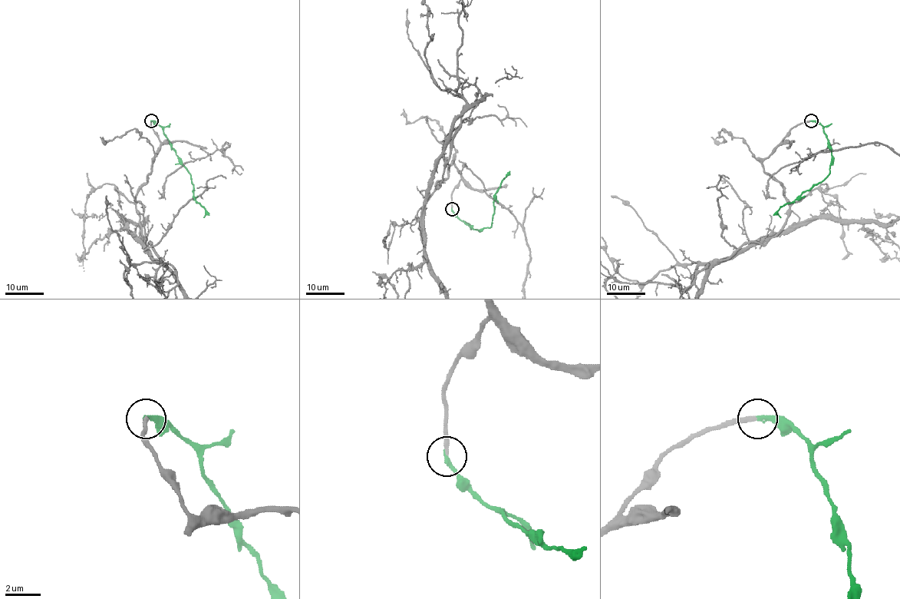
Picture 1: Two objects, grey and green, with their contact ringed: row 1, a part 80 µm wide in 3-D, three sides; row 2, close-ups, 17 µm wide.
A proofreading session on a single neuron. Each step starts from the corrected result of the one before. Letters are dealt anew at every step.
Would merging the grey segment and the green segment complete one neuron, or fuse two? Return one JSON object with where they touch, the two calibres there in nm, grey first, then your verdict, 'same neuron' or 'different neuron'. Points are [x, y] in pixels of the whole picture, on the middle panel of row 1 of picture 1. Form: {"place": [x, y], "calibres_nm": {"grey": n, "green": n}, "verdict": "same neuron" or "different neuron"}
{"place": [452, 209], "calibres_nm": {"grey": 240, "green": 240}, "verdict": "same neuron"}

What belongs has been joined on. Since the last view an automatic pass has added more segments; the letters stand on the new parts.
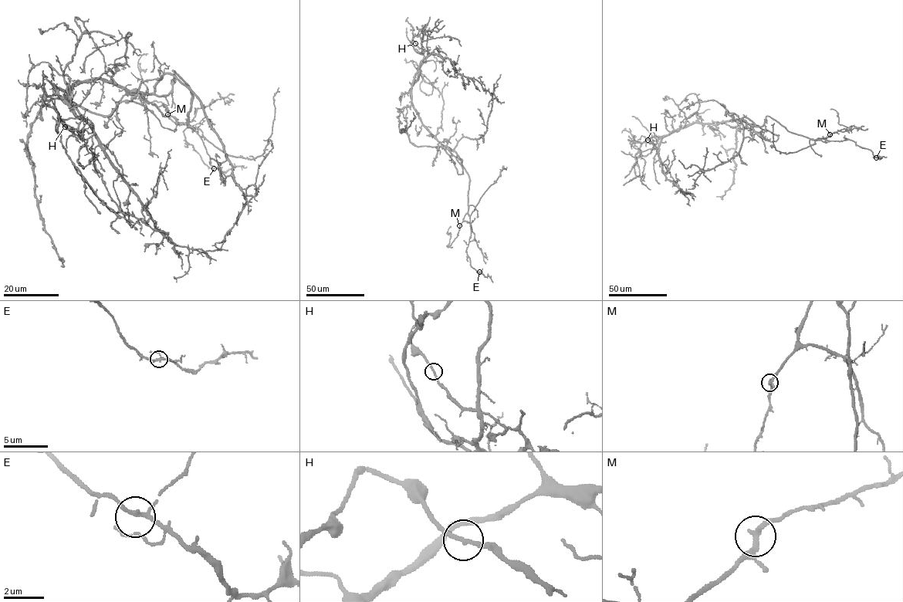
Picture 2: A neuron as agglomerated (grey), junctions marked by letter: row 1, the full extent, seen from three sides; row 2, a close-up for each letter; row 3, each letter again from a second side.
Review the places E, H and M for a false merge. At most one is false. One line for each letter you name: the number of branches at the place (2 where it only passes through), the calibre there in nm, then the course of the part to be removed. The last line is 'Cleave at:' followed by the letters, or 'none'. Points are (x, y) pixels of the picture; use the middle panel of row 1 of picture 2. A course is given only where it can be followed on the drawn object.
Cleave at: none

